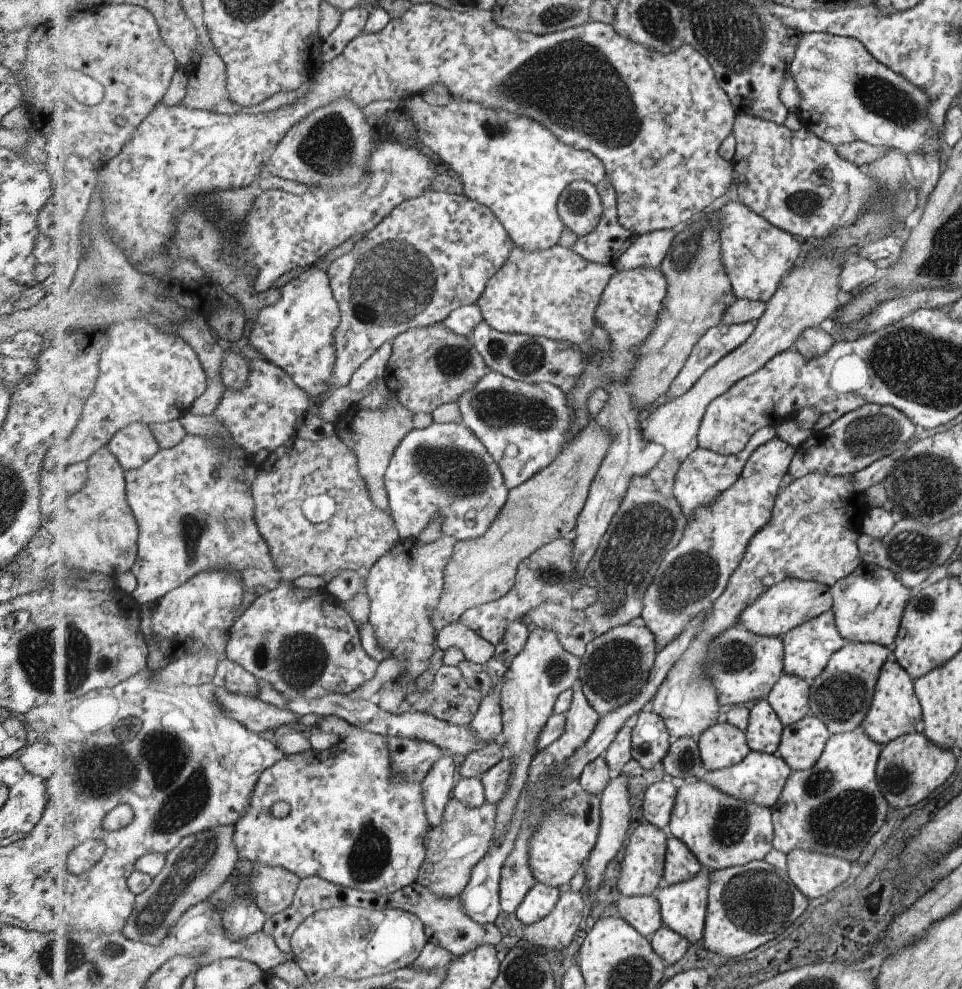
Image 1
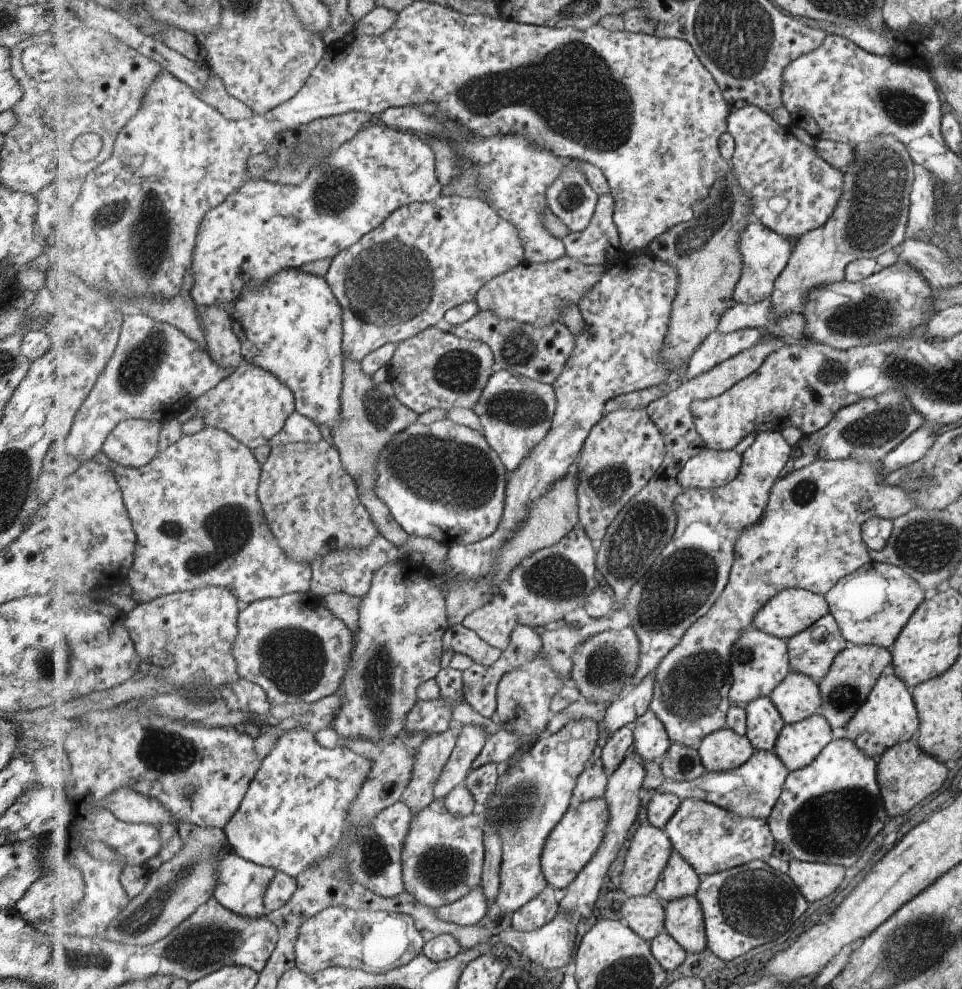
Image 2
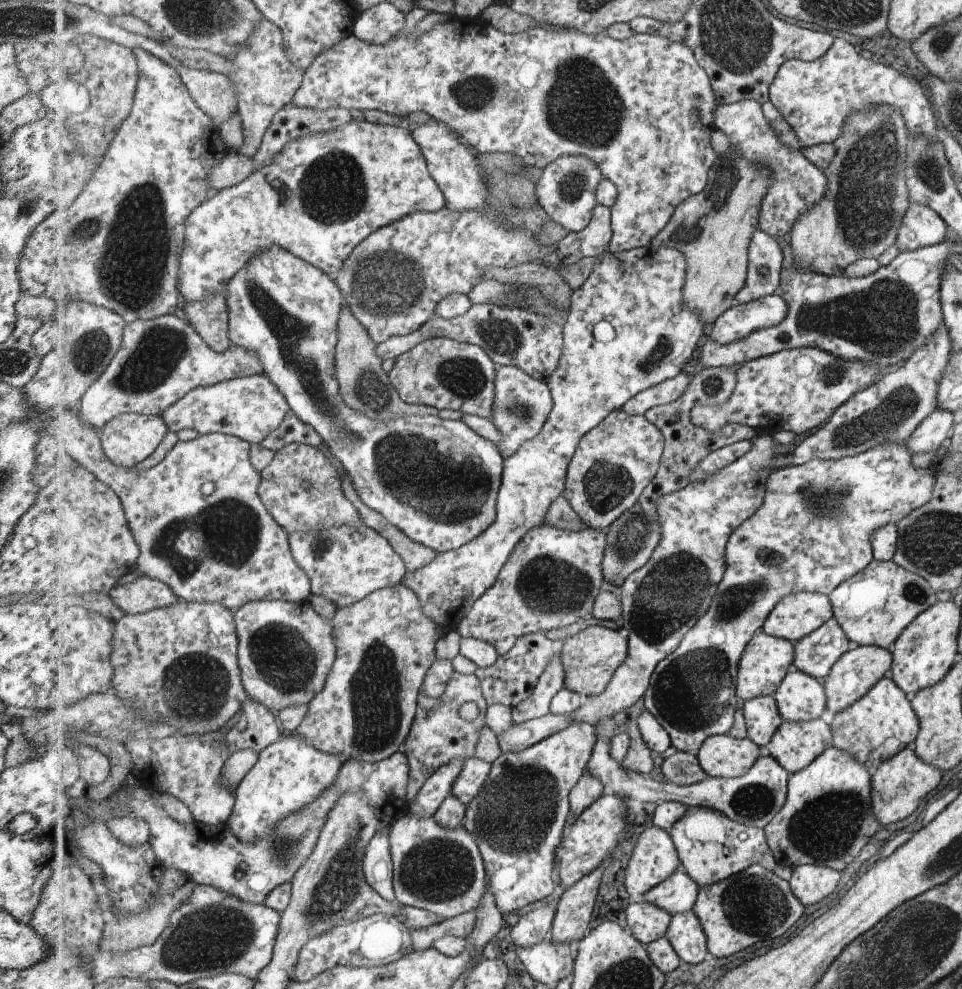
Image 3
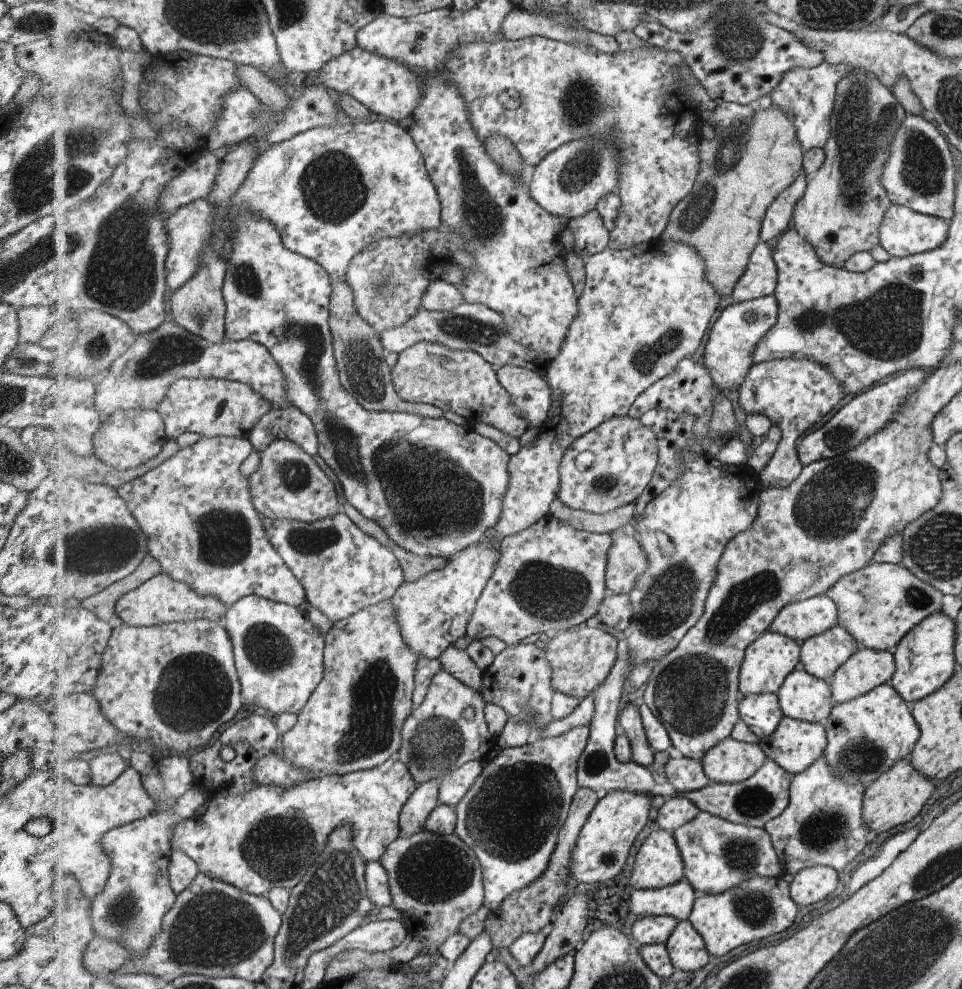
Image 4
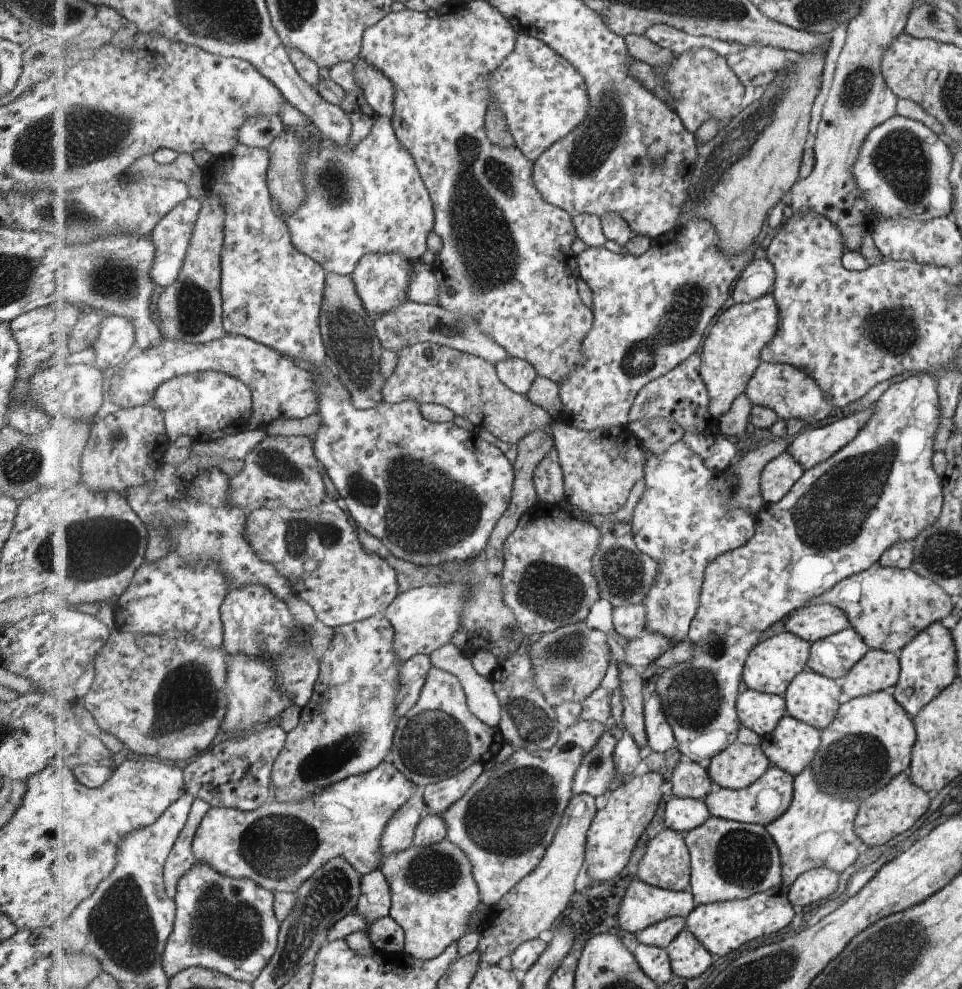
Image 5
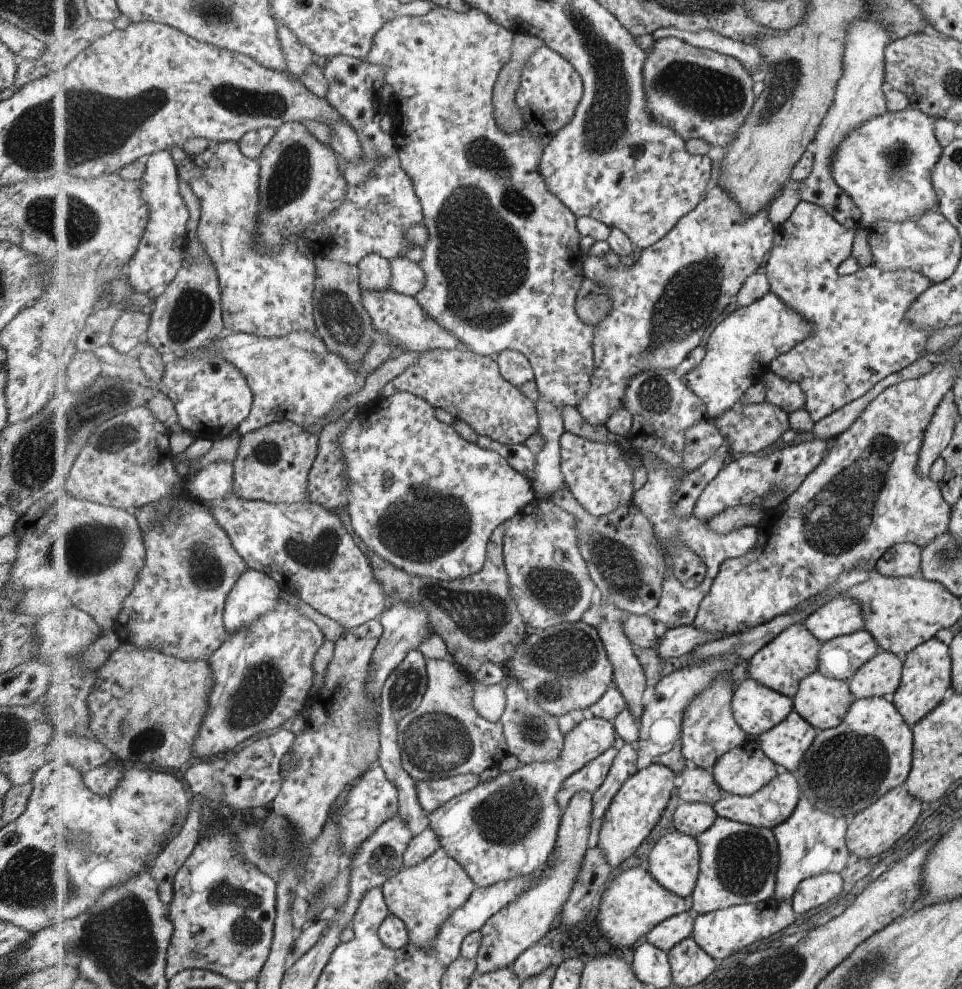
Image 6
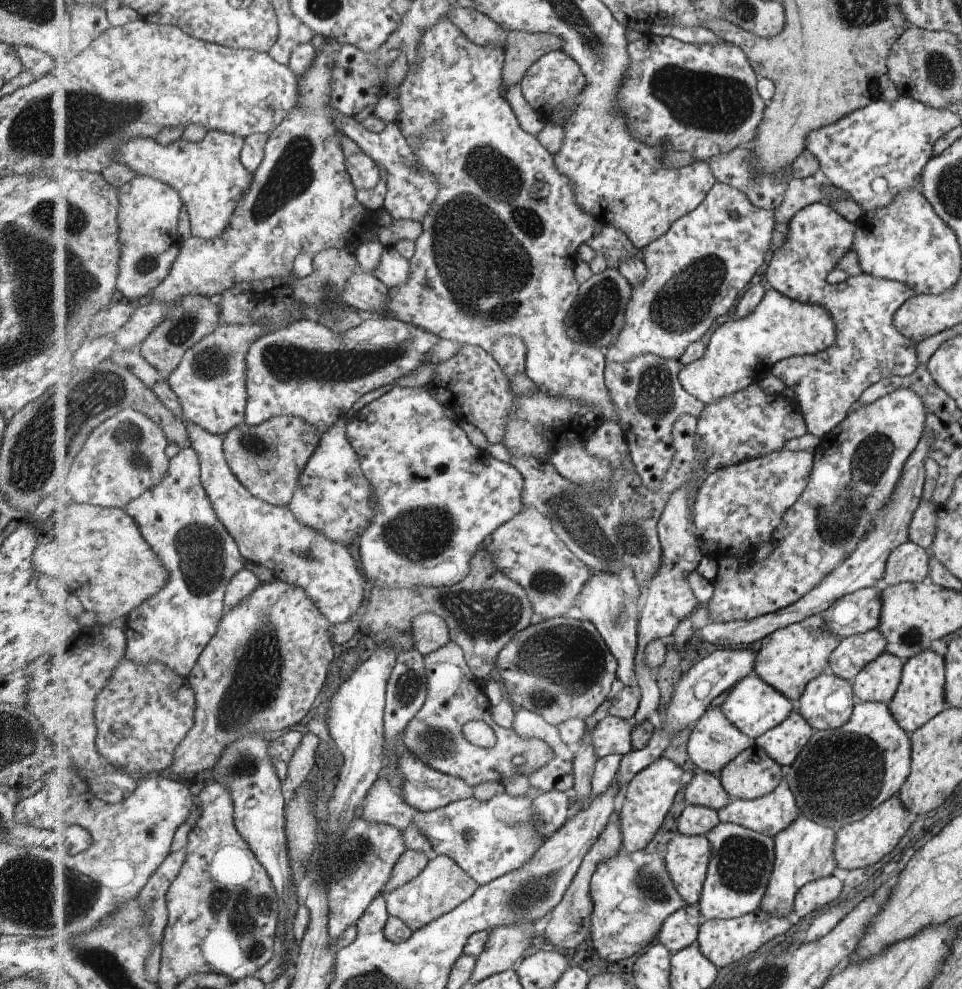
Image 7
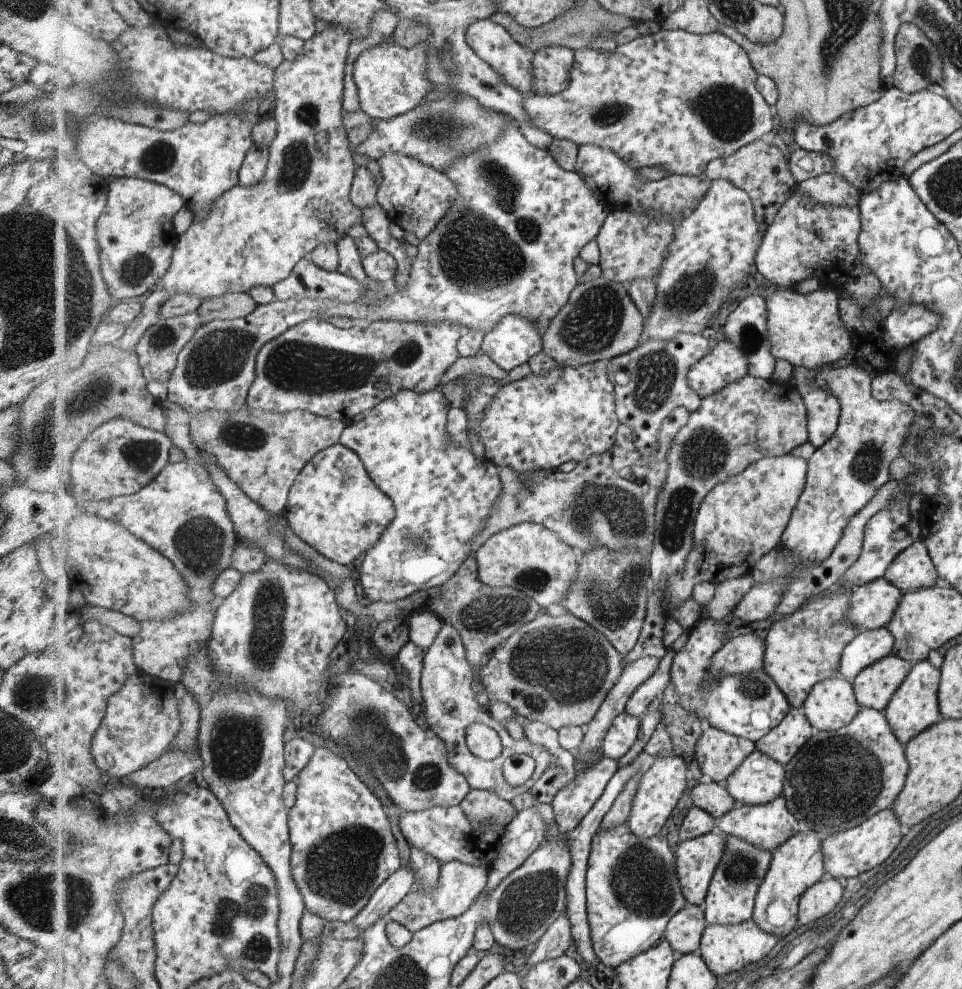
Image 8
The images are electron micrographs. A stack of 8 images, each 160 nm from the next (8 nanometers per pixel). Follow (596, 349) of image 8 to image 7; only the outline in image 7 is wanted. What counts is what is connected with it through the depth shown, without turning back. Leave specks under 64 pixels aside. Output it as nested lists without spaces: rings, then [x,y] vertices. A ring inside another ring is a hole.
[[[607,266],[603,272],[593,274],[587,282],[580,285],[577,300],[568,312],[568,337],[585,345],[597,346],[599,349],[614,345],[626,326],[626,312],[630,306],[632,292],[632,284],[623,276],[620,269]]]

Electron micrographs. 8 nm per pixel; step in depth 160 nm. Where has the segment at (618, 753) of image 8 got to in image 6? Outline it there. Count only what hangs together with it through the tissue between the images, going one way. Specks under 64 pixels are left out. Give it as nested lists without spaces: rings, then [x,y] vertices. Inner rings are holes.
[[[600,717],[583,720],[565,735],[565,746],[559,760],[553,762],[533,762],[519,766],[512,772],[498,771],[498,775],[489,782],[481,782],[470,792],[451,800],[439,810],[427,814],[429,828],[435,829],[441,847],[447,850],[467,870],[471,879],[481,888],[491,888],[499,882],[513,880],[517,876],[529,876],[544,868],[558,844],[559,830],[563,812],[557,796],[565,780],[587,767],[591,760],[602,756],[617,742],[616,724]]]

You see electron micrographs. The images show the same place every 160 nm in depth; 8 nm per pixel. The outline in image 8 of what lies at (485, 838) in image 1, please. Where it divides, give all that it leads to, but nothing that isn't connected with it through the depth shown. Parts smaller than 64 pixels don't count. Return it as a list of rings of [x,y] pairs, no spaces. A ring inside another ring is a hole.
[[[449,861],[440,867],[438,887],[431,893],[415,890],[391,910],[388,918],[406,926],[412,933],[419,932],[439,921],[459,918],[478,900],[488,883],[487,865],[467,864],[461,861]]]

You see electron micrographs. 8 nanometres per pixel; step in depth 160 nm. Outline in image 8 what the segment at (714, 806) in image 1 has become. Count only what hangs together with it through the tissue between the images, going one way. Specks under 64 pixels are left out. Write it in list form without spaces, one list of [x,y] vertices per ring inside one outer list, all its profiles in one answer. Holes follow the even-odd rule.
[[[728,835],[727,840],[726,854],[710,884],[704,904],[706,919],[711,925],[738,925],[753,919],[759,887],[774,857],[773,852],[765,851],[741,837]]]

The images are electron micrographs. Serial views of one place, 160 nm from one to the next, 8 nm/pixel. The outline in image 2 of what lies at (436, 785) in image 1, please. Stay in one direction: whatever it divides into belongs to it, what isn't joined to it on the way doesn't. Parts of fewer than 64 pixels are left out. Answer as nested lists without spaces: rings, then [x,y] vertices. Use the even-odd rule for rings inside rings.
[[[453,725],[447,732],[431,733],[429,740],[425,740],[421,748],[417,748],[413,780],[402,797],[403,802],[411,806],[414,815],[421,814],[435,802],[435,784],[449,764],[461,732],[461,725]]]

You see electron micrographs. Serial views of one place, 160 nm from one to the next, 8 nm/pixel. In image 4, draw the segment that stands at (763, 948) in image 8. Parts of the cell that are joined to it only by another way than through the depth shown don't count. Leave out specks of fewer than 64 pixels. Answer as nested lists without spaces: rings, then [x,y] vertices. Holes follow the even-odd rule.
[[[787,875],[777,879],[756,876],[755,880],[745,880],[718,895],[700,894],[689,920],[703,935],[707,950],[714,956],[725,956],[753,940],[767,940],[769,936],[791,928],[799,910],[801,907],[791,896],[791,881]]]

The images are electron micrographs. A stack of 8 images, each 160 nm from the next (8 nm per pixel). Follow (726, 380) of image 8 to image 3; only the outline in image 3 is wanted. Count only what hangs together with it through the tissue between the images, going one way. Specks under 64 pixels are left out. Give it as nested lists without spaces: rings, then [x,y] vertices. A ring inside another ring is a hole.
[[[780,293],[737,304],[714,322],[709,338],[722,345],[746,339],[756,330],[781,324],[788,310],[786,299]]]

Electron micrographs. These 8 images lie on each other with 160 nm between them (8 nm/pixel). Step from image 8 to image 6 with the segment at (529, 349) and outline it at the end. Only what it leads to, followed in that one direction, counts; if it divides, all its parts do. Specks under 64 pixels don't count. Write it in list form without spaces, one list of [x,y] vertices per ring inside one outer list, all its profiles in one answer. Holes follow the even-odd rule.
[[[505,350],[495,357],[500,367],[500,372],[507,382],[517,387],[535,380],[535,370],[531,362],[517,350]]]

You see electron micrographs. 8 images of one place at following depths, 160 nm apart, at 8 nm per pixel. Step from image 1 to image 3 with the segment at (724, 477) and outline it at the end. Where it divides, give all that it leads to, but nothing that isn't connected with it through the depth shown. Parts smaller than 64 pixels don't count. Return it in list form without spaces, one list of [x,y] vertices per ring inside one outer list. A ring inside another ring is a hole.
[[[744,440],[714,450],[709,456],[706,456],[694,470],[694,474],[692,475],[693,482],[704,481],[714,472],[742,459],[751,449],[751,442],[749,440]]]

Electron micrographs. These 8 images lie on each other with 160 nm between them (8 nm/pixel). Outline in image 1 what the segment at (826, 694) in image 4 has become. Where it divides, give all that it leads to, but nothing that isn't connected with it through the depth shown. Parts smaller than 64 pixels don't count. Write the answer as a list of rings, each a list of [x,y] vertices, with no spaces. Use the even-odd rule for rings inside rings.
[[[783,674],[766,699],[785,726],[798,723],[811,714],[811,682]]]

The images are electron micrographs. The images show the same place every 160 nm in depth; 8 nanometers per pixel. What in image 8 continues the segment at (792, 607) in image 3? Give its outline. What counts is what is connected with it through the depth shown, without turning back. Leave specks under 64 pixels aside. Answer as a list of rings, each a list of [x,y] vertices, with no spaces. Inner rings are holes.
[[[885,577],[855,589],[848,619],[861,631],[889,626],[899,608],[903,592]]]

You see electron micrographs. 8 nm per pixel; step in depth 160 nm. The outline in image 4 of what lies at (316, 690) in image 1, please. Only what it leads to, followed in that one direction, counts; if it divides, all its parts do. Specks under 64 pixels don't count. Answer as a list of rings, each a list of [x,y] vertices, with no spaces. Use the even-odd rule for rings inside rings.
[[[249,595],[230,605],[219,622],[227,629],[234,644],[235,662],[245,703],[262,707],[277,716],[283,713],[299,714],[322,682],[326,669],[326,636],[309,620],[307,612],[301,613],[297,607],[287,603]]]

